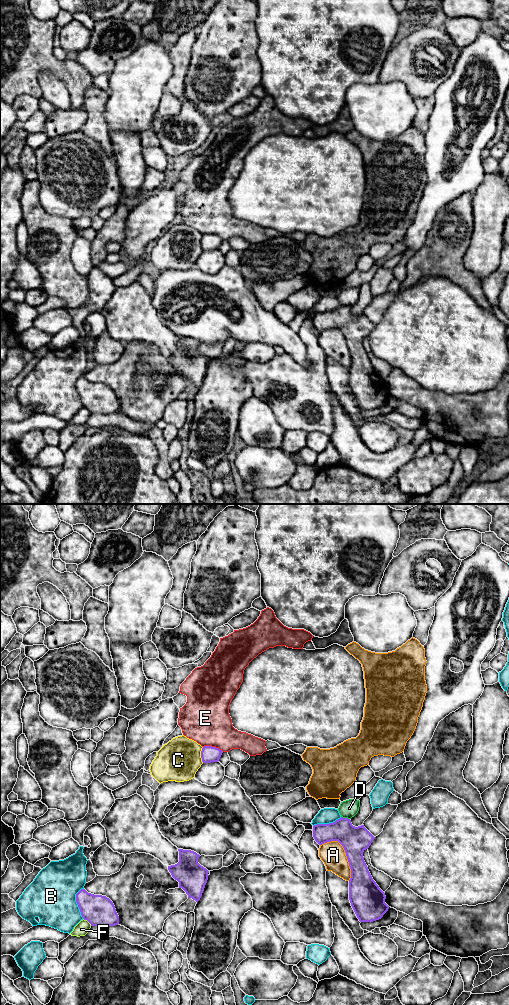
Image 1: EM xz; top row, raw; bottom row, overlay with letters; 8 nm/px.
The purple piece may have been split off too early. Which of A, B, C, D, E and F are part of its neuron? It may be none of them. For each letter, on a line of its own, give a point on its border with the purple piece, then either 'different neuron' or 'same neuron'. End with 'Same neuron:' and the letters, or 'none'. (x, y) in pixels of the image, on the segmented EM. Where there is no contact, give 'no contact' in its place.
A: contact xz (345, 852); different neuron
B: contact xz (77, 903); different neuron
C: contact xz (201, 755); different neuron
D: contact xz (345, 818); different neuron
E: contact xz (213, 747); different neuron
F: contact xz (87, 920); different neuron
Same neuron: none

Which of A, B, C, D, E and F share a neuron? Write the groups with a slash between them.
A / B / C / D / E / F

